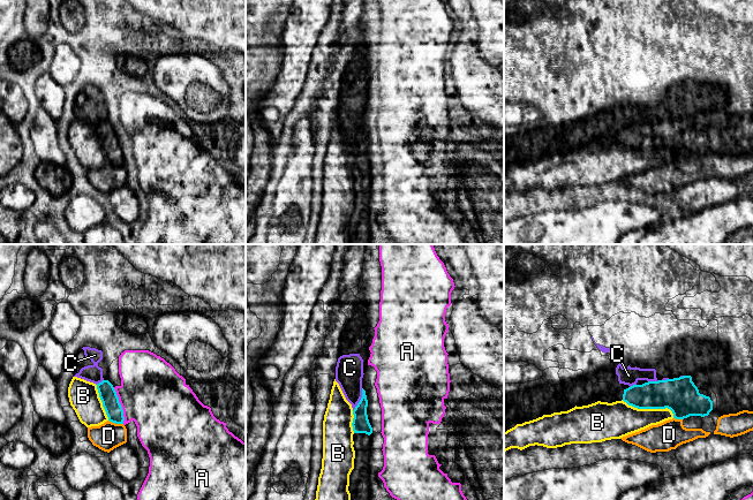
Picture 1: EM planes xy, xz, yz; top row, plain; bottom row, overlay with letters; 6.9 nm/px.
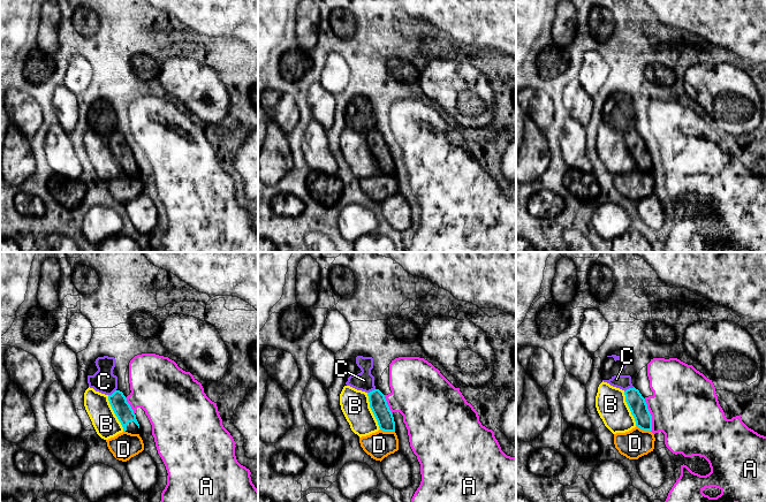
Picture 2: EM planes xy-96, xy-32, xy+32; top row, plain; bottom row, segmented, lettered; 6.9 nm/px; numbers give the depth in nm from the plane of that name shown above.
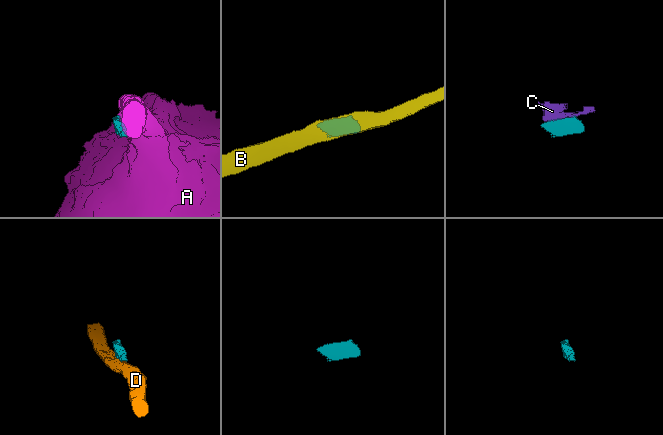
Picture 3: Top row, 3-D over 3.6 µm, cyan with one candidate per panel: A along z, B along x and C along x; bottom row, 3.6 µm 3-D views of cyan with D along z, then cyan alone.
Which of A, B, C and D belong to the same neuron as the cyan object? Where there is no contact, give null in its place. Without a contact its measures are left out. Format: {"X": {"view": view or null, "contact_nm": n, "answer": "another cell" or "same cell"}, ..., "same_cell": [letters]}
{"A": {"view": "xy", "contact_nm": 260, "answer": "another cell"}, "B": {"view": "yz", "contact_nm": 380, "answer": "another cell"}, "C": {"view": "xz", "contact_nm": 170, "answer": "another cell"}, "D": {"view": "xy", "contact_nm": 110, "answer": "another cell"}, "same_cell": []}

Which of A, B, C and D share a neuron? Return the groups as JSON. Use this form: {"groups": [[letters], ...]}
{"groups": [["A"], ["B"], ["C"], ["D"]]}

